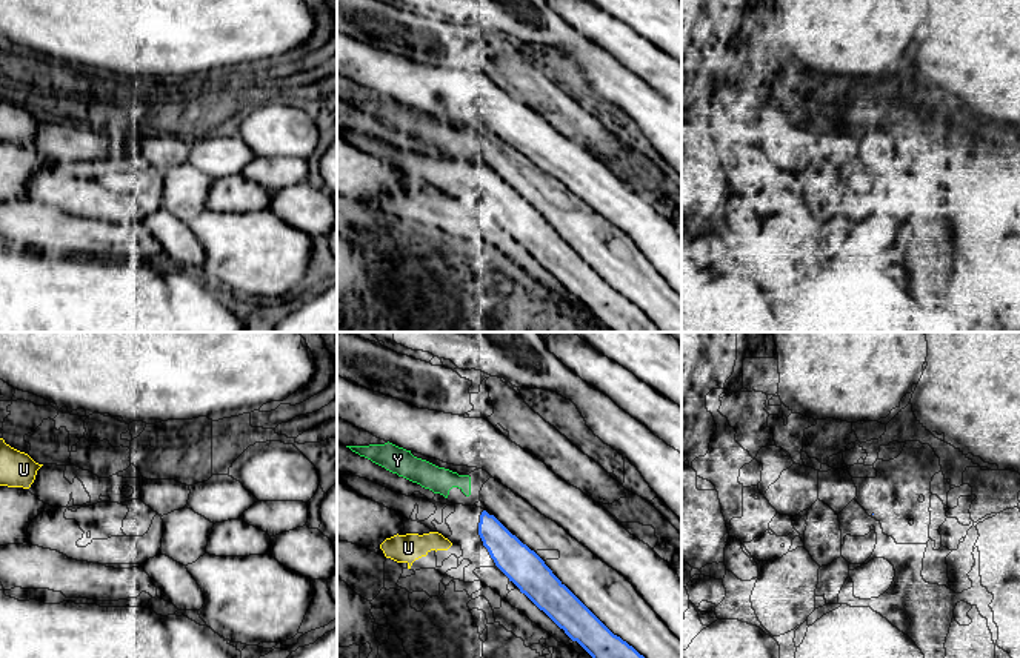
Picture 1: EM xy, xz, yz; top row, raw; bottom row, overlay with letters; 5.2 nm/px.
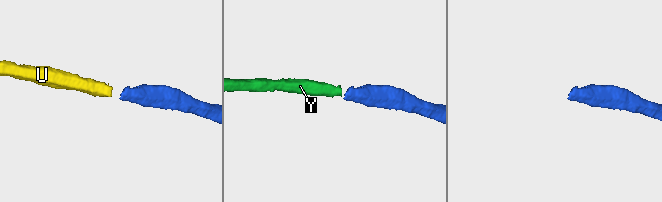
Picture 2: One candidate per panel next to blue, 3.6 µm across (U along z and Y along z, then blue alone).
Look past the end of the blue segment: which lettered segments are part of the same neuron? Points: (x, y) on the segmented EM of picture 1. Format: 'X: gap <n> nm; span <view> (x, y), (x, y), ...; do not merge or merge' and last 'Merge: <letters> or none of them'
U: gap 150 nm; span xz (479, 534), (451, 543); do not merge
Y: gap 110 nm; span xz (483, 511), (468, 495); do not merge
Merge: none of them

